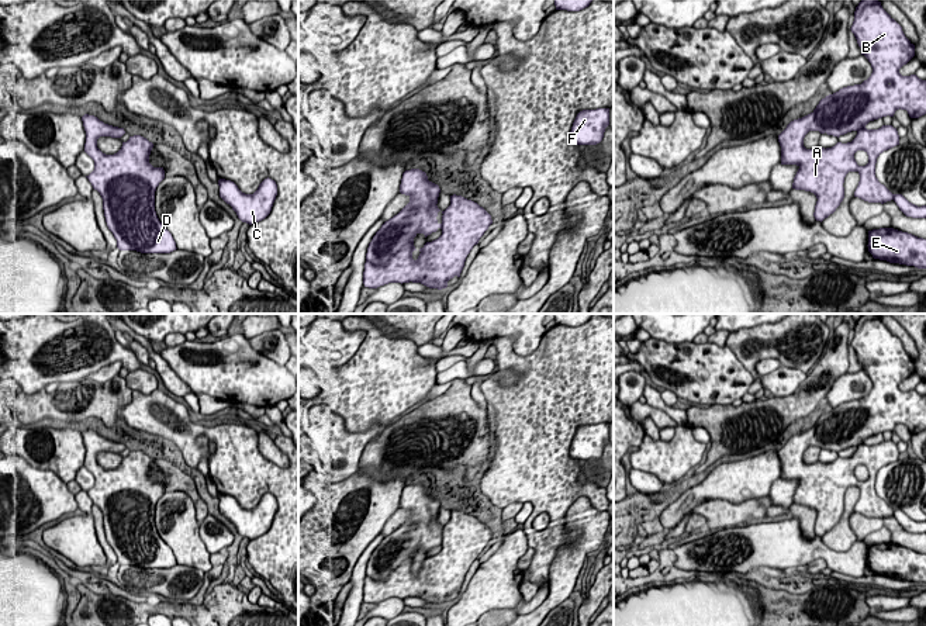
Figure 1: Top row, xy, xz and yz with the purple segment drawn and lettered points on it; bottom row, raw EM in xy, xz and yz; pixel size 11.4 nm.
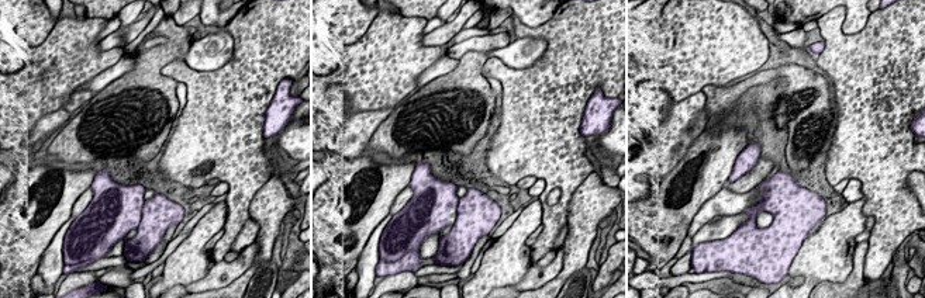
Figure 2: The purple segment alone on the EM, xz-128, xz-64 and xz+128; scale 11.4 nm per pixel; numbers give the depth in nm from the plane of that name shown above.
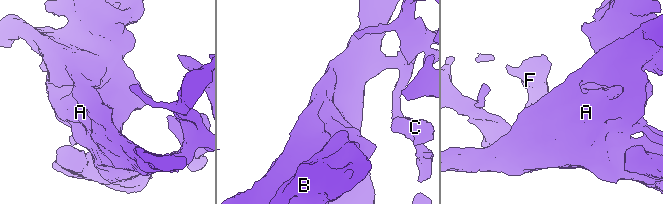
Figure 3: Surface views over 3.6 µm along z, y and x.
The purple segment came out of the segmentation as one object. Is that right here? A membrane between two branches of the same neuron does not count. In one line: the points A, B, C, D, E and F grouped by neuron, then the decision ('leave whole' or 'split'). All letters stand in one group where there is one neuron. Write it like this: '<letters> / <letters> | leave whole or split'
A B C D E F | leave whole

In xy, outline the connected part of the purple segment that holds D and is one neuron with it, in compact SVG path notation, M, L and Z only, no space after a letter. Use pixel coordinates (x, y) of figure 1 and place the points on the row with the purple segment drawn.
M94 115L82 117L86 131L84 152L94 160L94 170L86 176L103 198L103 210L108 229L117 239L120 250L141 253L170 253L176 250L172 234L162 225L155 211L155 191L165 179L163 167L153 167L149 155L153 143L141 135L129 136L114 155L106 155L97 148L100 136L121 138L124 128L104 124Z

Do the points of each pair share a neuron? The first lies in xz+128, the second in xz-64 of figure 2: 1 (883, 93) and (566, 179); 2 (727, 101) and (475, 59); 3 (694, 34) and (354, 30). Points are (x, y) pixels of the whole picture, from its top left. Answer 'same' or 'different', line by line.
1: same
2: same
3: different

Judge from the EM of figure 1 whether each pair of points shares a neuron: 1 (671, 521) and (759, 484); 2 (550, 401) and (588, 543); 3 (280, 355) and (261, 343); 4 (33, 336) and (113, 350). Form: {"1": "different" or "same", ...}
{"1": "same", "2": "different", "3": "same", "4": "same"}

